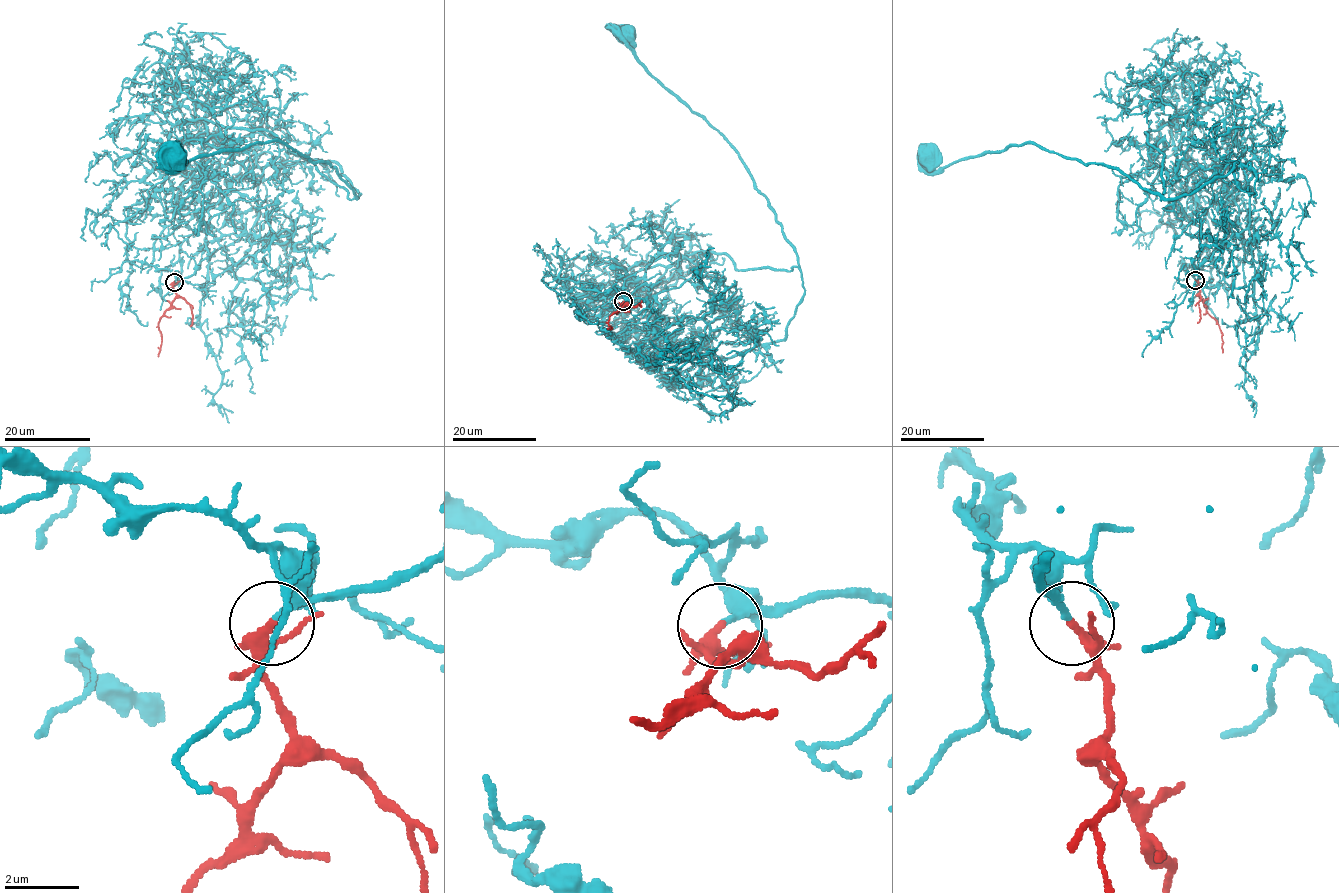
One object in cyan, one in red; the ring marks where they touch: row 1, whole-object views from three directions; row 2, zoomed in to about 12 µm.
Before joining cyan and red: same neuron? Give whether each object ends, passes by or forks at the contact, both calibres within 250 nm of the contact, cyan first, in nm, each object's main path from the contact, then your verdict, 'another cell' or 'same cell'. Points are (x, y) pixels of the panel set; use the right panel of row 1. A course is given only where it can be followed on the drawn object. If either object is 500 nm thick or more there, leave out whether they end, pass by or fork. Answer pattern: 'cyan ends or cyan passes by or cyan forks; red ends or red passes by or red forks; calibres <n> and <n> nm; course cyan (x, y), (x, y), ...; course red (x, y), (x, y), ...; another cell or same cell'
cyan passes by; red forks; calibres 140 and 170 nm; course cyan (1196, 280), (1237, 219), (1225, 187), (1245, 191), (1246, 164), (1163, 199), (1032, 143), (937, 171), (929, 159); course red (1196, 280), (1199, 296), (1222, 334), (1223, 352); same cell

